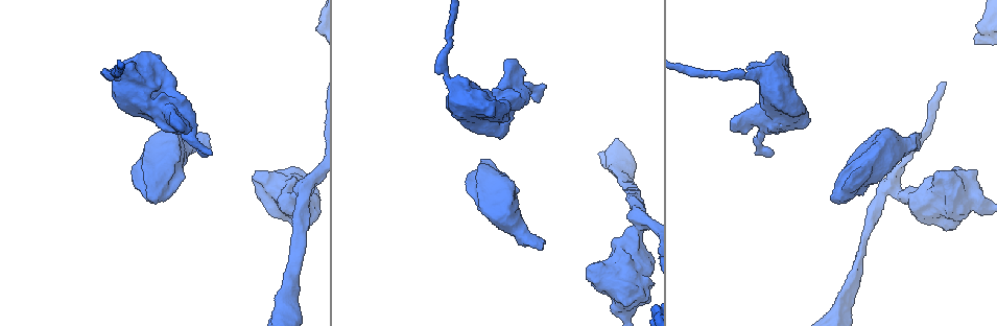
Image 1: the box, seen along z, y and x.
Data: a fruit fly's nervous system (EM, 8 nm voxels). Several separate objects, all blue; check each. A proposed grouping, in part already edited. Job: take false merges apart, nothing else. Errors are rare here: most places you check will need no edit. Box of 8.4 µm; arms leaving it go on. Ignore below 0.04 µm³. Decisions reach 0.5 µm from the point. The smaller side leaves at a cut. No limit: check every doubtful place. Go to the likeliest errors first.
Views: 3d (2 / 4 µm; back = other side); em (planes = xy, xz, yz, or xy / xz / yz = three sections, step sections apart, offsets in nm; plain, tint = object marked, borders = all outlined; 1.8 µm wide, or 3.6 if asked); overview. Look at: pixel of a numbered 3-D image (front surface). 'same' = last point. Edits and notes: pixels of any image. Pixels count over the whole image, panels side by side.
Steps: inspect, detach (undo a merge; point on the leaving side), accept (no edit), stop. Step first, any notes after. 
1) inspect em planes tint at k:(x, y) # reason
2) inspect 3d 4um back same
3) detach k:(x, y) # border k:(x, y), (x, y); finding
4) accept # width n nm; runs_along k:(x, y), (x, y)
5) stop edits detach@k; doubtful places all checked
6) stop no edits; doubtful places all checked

inspect 3d 2um at 1:(888, 189) # arms part here

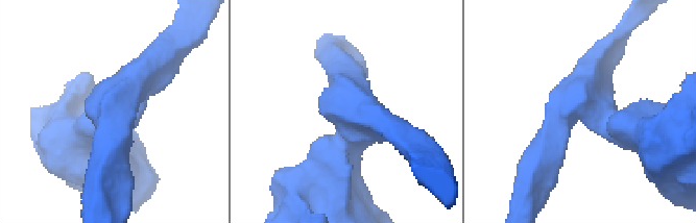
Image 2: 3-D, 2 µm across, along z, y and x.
inspect em xz step 8 tint at 2:(582, 101) # arms 3; arm_widths 200, 280, 440 nm; now the EM

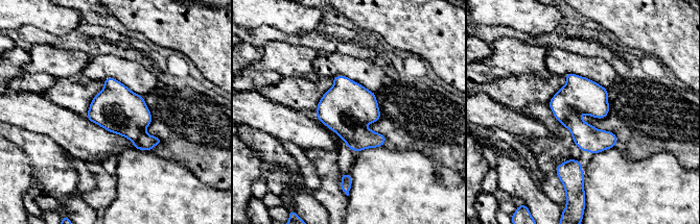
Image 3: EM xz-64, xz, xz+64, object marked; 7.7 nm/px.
inspect em xy step 4 borders same

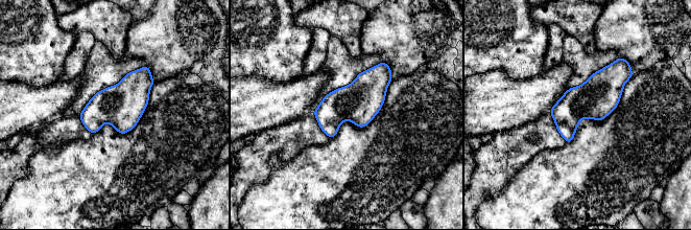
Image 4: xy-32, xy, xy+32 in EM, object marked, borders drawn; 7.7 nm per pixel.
accept # continuous, no second neuron

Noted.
inspect 3d 4um back at 1:(759, 73) # thick turns thin

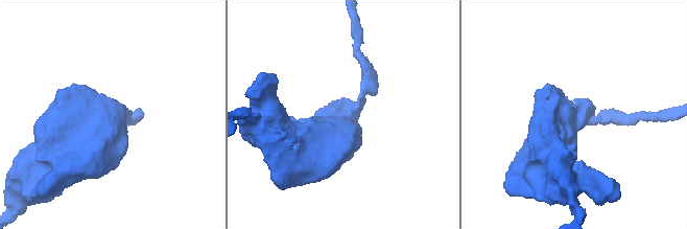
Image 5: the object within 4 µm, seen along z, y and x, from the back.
inspect em 3.6um planes tint at 5:(576, 119)

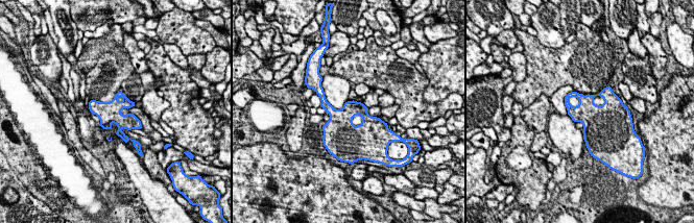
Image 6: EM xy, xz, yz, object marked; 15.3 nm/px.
accept # width 360 nm; continuous, no second neuron

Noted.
inspect 3d 4um at 1:(773, 105) # touches itself

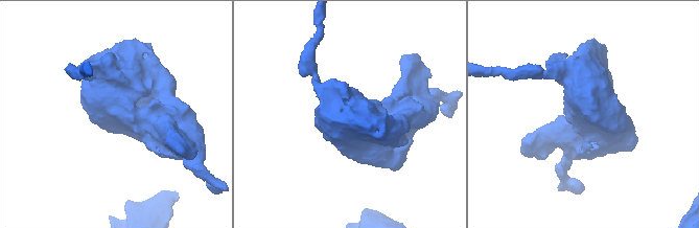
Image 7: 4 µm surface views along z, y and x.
inspect em 3.6um planes borders at 7:(132, 116) # need the tissue

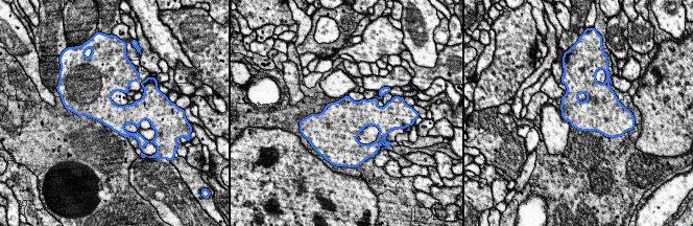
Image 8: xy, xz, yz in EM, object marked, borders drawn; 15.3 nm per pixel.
accept # continuous, no second neuron

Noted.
inspect 3d 4um at 1:(764, 122) # calibre changes

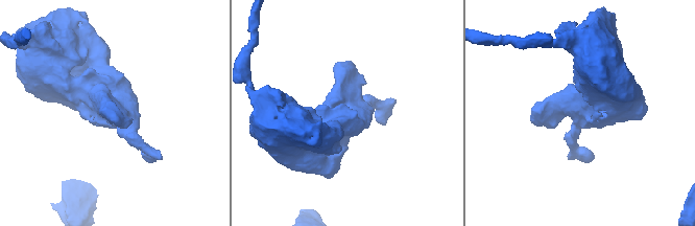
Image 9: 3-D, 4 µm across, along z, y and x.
inspect em planes tint at 9:(580, 109) # shape alone is not enough

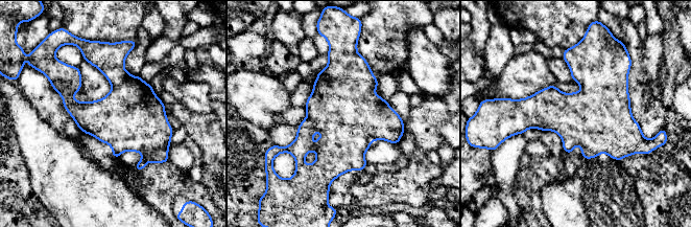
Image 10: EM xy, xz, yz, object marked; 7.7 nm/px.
accept # one neuron here

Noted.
inspect 3d 4um at 1:(505, 105) # closes a loop

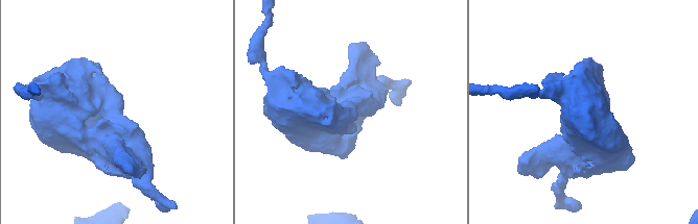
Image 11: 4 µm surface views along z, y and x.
inspect em planes borders at 11:(347, 113)

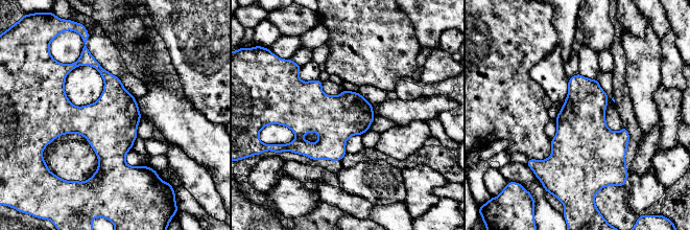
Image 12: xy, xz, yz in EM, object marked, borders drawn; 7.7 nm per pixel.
accept # all the same neuron

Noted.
stop no edits; doubtful places all checked

